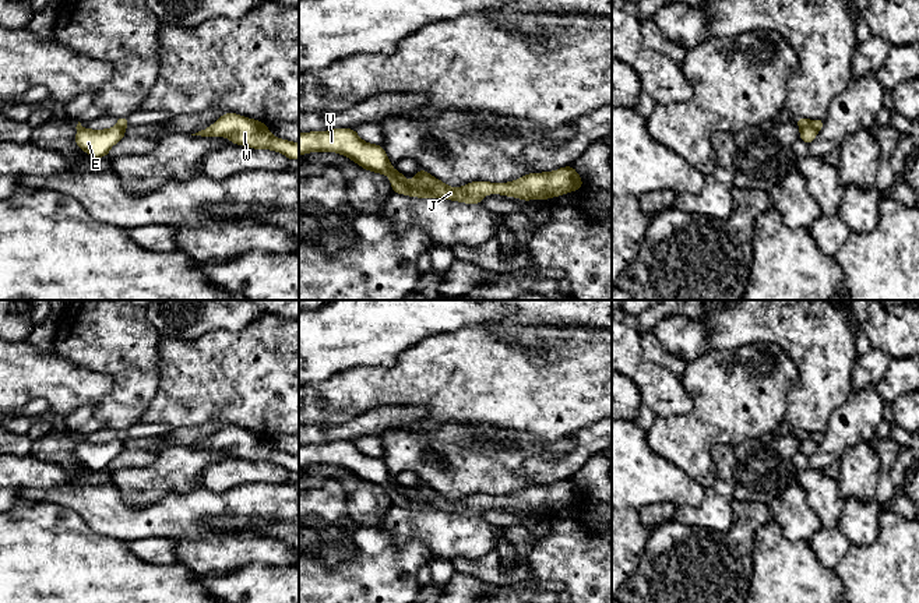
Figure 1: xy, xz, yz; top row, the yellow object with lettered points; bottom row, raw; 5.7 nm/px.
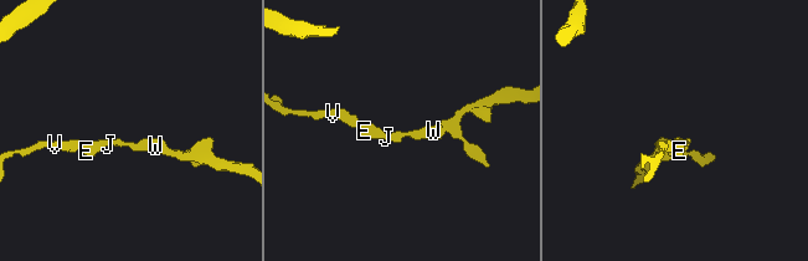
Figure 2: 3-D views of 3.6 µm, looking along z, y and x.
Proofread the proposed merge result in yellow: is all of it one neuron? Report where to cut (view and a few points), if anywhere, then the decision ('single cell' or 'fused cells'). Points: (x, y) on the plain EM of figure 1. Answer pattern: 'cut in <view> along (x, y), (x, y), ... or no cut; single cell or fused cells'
cut in xz along (390, 490), (421, 503), (429, 503), (436, 494); fused cells

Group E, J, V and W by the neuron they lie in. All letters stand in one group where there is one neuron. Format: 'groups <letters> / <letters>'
groups E V / J W

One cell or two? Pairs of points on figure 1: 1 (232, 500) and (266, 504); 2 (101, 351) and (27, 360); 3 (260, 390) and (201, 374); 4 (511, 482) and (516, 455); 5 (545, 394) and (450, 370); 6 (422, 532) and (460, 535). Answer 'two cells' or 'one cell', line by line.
1: one cell
2: two cells
3: one cell
4: one cell
5: one cell
6: one cell

